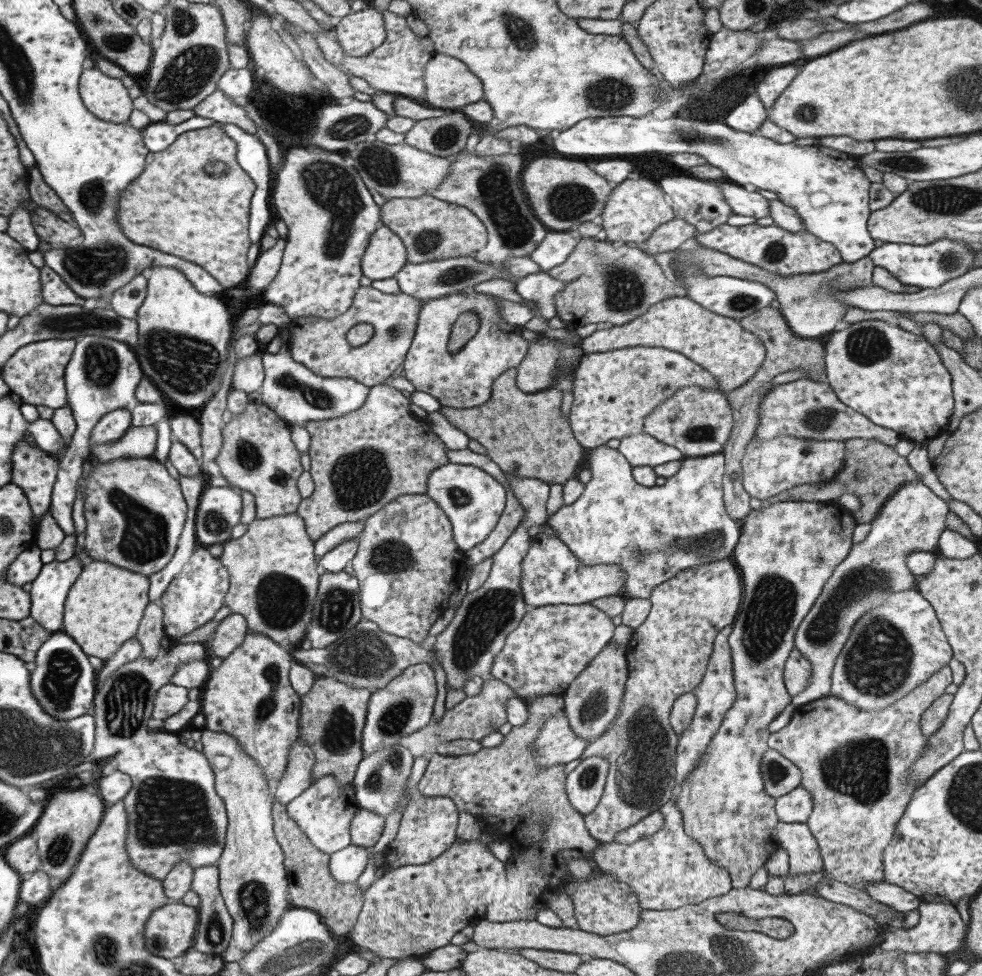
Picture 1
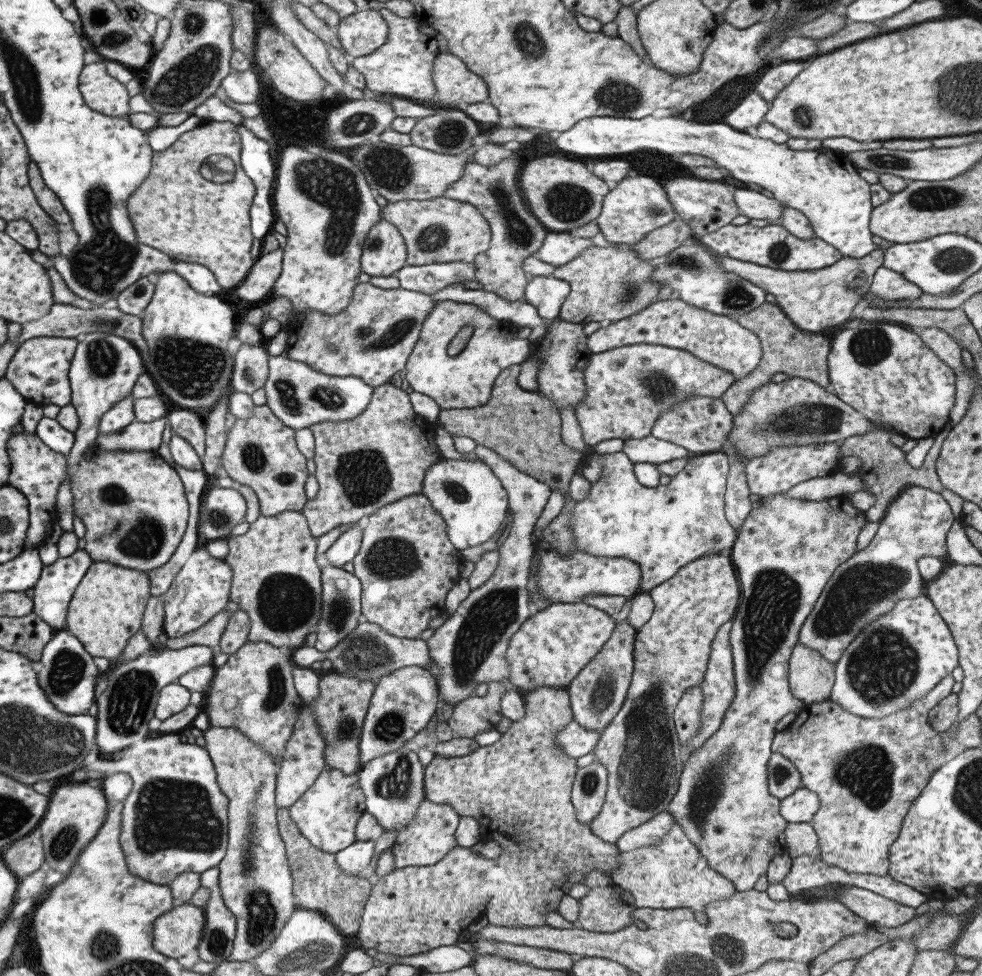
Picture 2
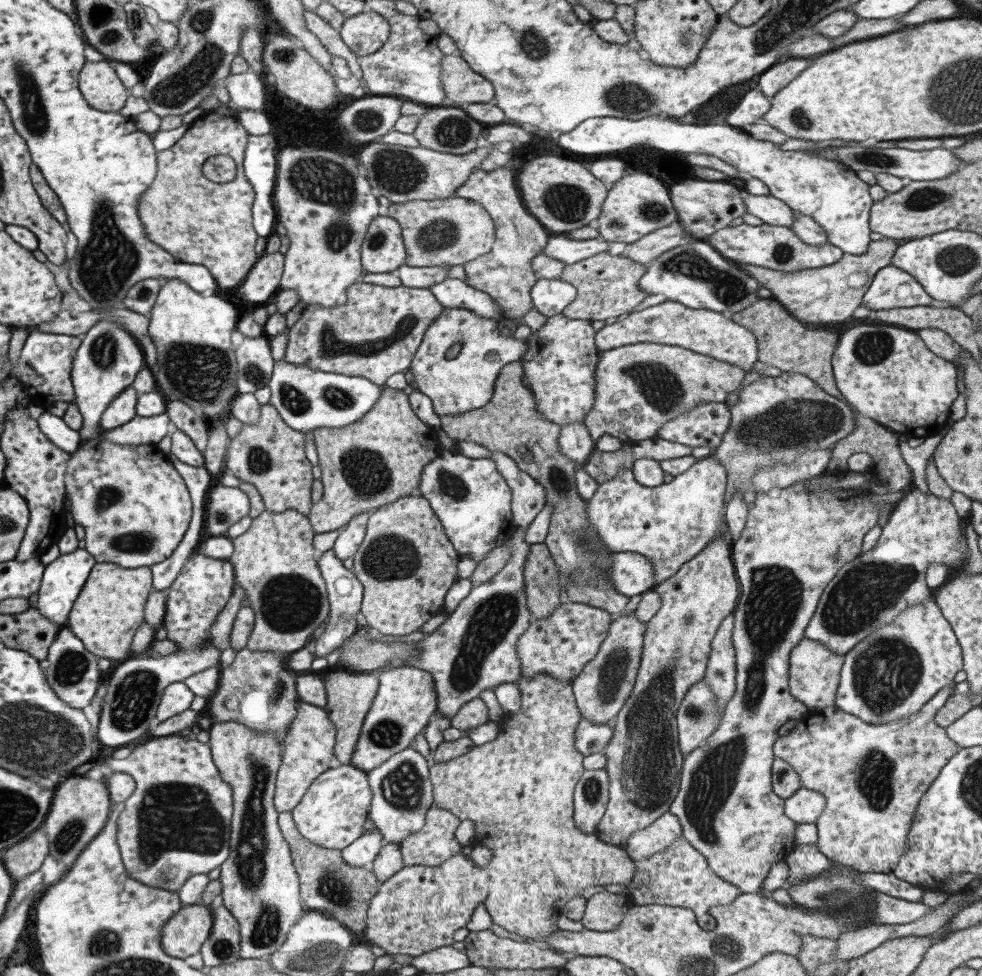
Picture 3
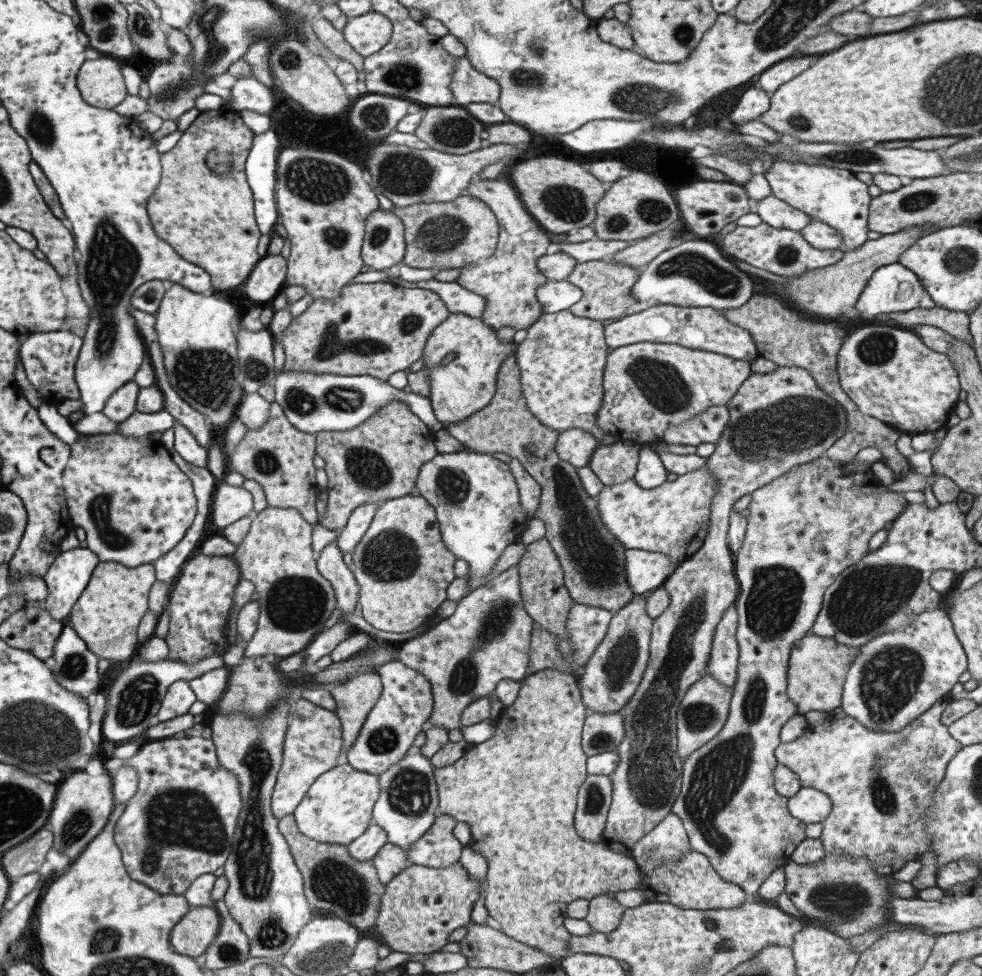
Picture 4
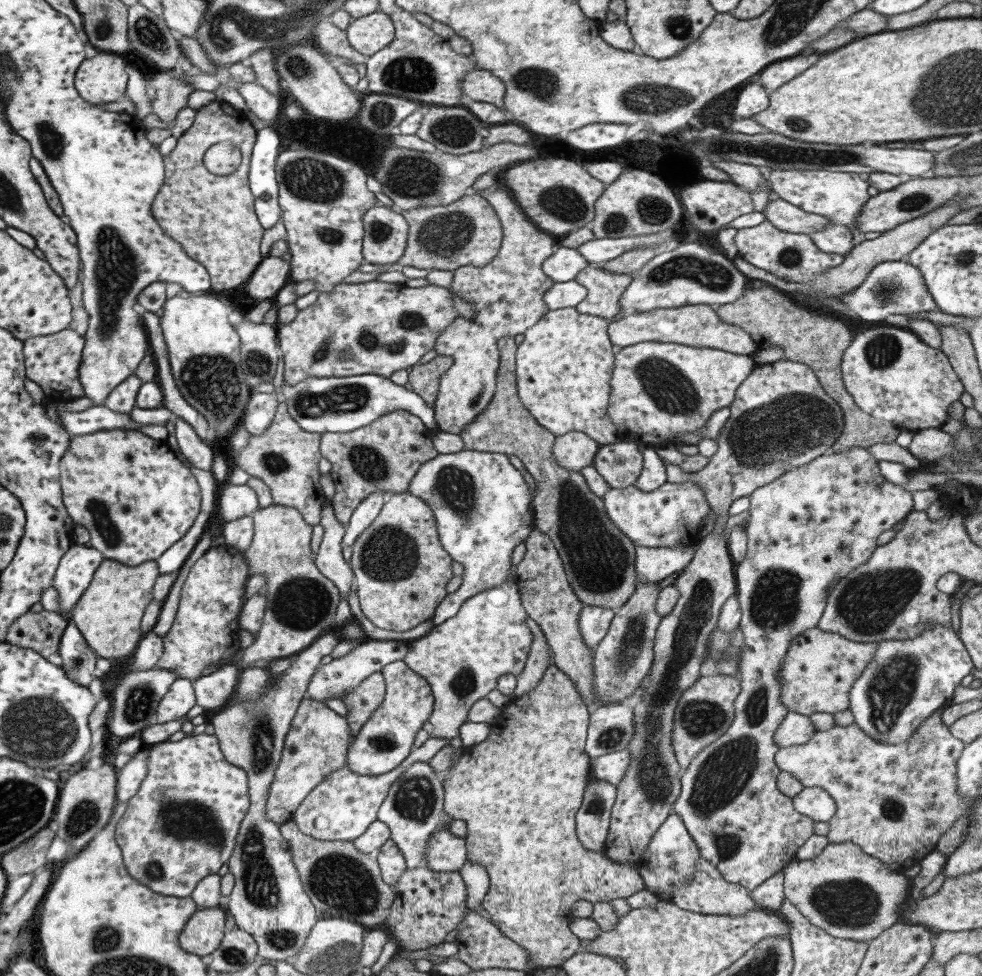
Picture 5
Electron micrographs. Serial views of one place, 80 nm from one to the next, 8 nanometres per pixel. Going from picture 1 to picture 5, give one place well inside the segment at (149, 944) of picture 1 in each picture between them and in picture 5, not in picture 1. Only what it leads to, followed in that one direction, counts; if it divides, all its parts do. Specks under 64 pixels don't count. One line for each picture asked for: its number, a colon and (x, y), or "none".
2: (175, 933)
3: (182, 935)
4: (197, 928)
5: (201, 935)

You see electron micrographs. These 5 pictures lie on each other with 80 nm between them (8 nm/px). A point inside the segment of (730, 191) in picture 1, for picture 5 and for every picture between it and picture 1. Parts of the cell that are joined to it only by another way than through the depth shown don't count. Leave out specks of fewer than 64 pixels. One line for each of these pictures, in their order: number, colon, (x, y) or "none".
2: (752, 204)
3: (770, 210)
4: (774, 212)
5: (784, 216)

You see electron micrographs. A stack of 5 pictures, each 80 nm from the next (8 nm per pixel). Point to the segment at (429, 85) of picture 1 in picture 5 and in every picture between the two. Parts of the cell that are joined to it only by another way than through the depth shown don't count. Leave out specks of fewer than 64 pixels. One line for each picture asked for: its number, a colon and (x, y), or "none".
2: (455, 86)
3: (462, 86)
4: (467, 85)
5: (479, 85)

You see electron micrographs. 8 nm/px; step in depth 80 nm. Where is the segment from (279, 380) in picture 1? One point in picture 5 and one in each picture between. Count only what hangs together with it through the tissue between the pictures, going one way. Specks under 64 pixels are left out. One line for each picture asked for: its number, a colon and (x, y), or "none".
2: (298, 396)
3: (305, 399)
4: (312, 403)
5: (334, 404)

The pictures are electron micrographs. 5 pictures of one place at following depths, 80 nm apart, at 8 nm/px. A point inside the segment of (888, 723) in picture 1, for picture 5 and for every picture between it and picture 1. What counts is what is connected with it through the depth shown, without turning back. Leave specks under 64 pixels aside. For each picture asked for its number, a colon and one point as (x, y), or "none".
2: (866, 772)
3: (872, 776)
4: (880, 784)
5: (894, 802)

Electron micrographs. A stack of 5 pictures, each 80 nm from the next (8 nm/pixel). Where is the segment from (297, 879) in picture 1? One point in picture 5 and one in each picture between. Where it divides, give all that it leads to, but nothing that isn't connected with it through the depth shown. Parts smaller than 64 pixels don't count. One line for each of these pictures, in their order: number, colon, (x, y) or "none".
2: (318, 884)
3: (327, 884)
4: (335, 884)
5: (341, 882)

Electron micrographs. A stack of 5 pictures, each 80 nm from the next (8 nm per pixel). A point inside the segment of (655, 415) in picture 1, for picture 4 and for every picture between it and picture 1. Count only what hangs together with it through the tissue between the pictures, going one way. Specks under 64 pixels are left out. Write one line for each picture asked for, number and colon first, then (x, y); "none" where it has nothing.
2: (700, 424)
3: (704, 425)
4: (706, 427)

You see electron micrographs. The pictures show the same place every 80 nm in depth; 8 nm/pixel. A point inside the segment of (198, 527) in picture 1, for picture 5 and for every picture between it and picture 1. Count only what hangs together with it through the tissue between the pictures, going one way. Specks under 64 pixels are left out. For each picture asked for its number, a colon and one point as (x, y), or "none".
2: (221, 508)
3: (224, 506)
4: (229, 503)
5: (232, 502)

